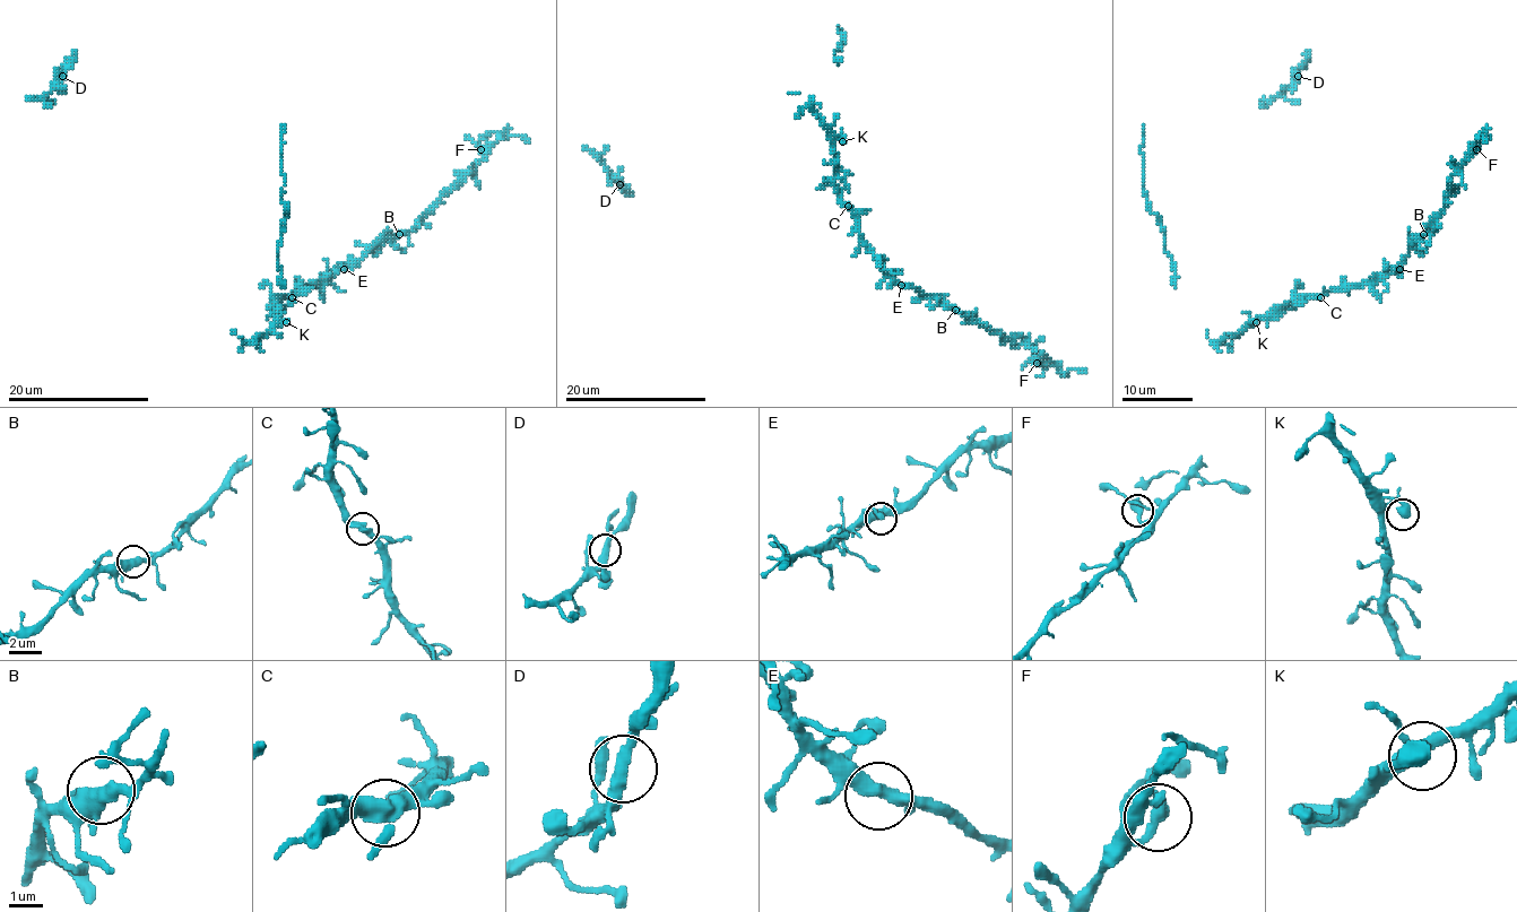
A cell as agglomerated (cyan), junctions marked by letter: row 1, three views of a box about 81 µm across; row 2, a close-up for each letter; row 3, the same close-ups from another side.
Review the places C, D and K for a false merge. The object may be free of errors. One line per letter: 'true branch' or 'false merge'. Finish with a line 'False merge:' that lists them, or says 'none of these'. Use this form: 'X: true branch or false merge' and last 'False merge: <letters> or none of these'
C: true branch
D: true branch
K: true branch
False merge: none of these

